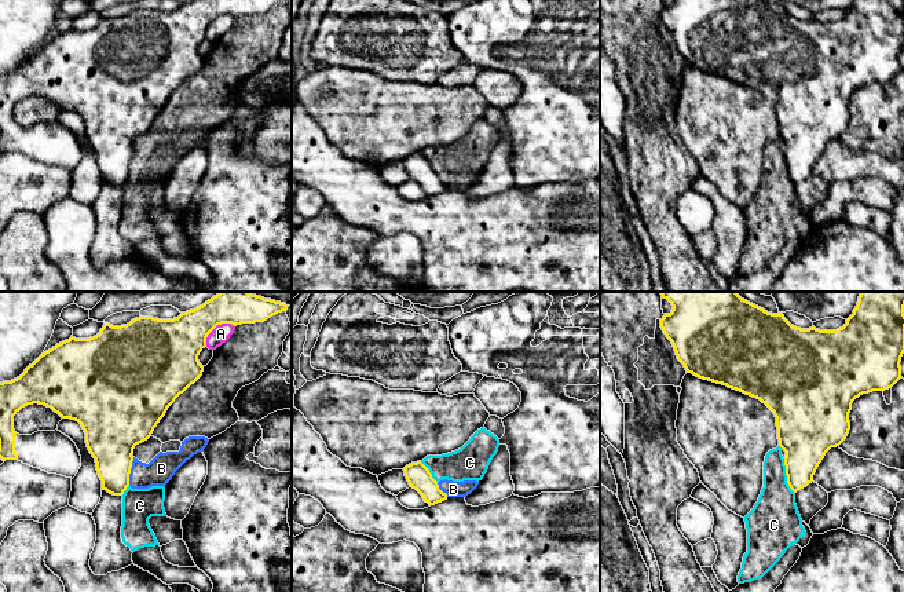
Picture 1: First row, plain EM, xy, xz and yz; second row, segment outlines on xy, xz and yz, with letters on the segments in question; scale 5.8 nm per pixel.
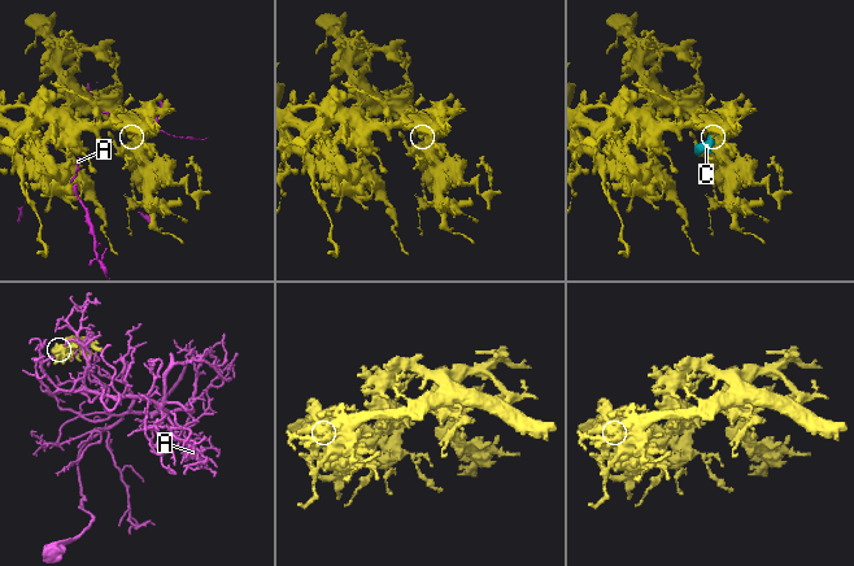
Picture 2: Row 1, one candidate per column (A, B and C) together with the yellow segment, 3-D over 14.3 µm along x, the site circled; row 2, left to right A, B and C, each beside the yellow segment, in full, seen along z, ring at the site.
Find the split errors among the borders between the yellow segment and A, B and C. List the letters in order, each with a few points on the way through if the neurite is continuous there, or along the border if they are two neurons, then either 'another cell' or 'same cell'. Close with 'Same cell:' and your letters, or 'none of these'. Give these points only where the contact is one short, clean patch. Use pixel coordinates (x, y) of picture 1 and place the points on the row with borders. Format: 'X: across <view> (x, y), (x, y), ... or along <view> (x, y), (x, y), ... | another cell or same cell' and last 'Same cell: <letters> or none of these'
A: another cell
B: along xy (134, 457), (128, 485) | another cell
C: along yz (783, 459), (787, 485), (794, 493) | another cell
Same cell: none of these

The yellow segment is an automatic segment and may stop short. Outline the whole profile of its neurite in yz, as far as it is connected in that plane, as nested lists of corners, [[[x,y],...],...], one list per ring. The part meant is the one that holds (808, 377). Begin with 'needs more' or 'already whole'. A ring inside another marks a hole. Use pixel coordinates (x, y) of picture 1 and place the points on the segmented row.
already whole; [[[660,292],[660,295],[662,299],[667,299],[673,306],[671,313],[665,314],[660,319],[660,328],[671,341],[677,359],[684,365],[685,370],[699,379],[722,384],[757,398],[773,412],[779,446],[786,452],[784,465],[787,483],[794,493],[813,482],[813,475],[826,453],[831,447],[839,446],[846,439],[850,430],[849,413],[853,401],[863,394],[889,390],[901,379],[900,362],[904,354],[904,292],[861,292],[853,314],[846,319],[846,324],[837,330],[820,330],[815,326],[809,329],[797,328],[791,325],[782,313],[768,313],[742,299],[736,292]]]

